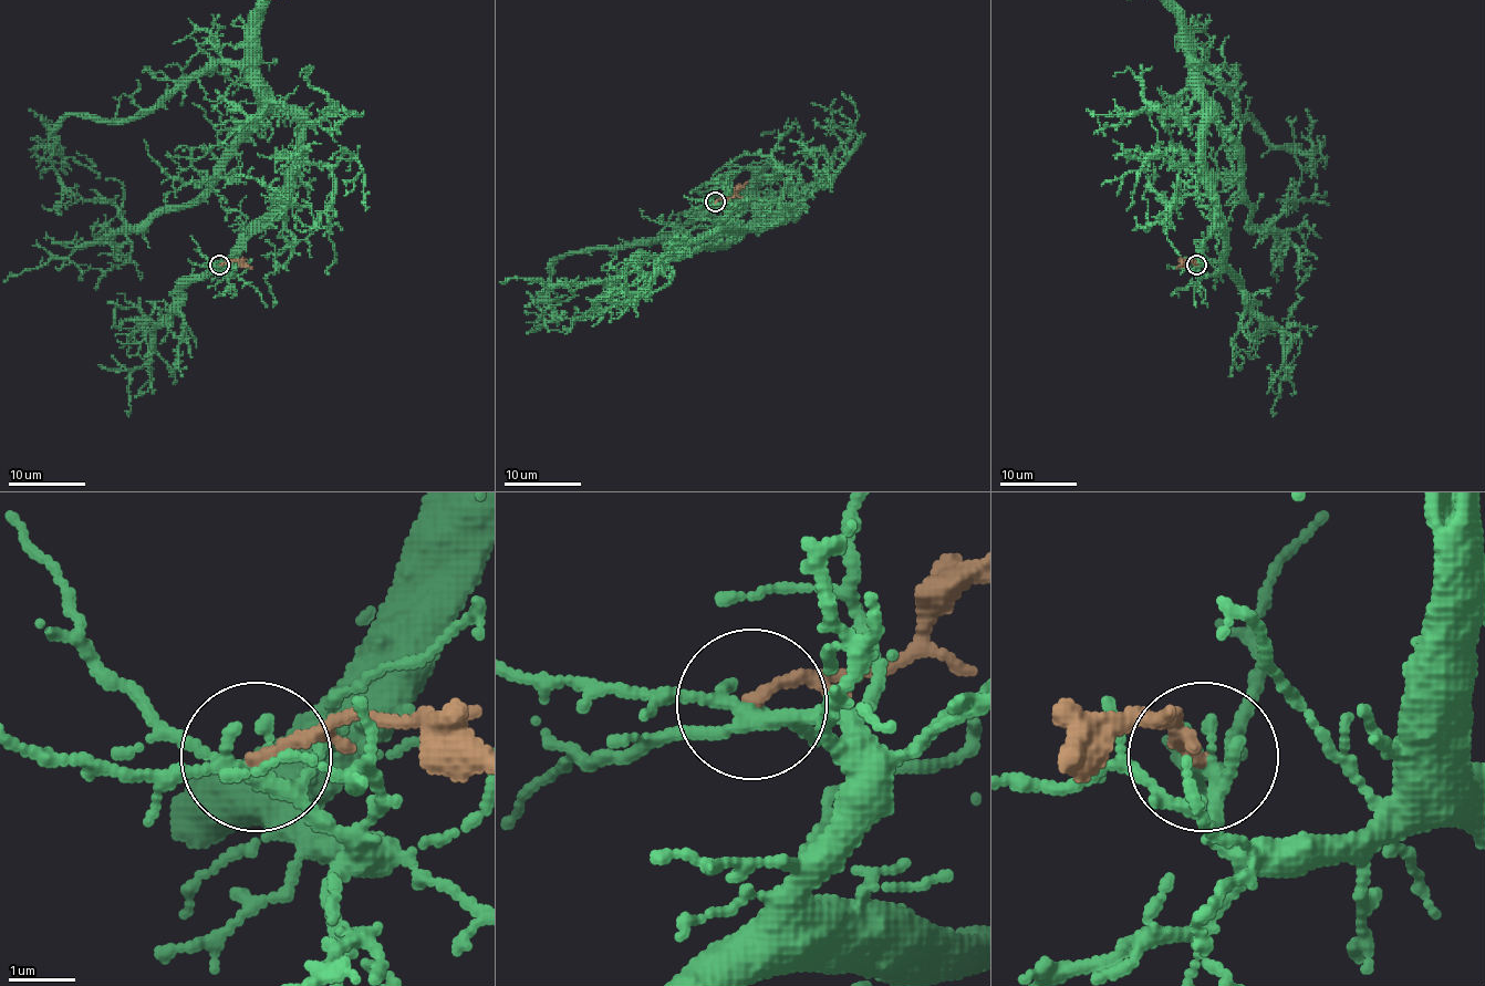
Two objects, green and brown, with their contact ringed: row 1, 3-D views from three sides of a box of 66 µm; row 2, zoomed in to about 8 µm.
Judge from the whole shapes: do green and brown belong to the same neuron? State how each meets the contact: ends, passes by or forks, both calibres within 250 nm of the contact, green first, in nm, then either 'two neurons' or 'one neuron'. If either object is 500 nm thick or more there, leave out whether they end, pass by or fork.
green forks; brown ends; calibres 240 and 190 nm; two neurons

